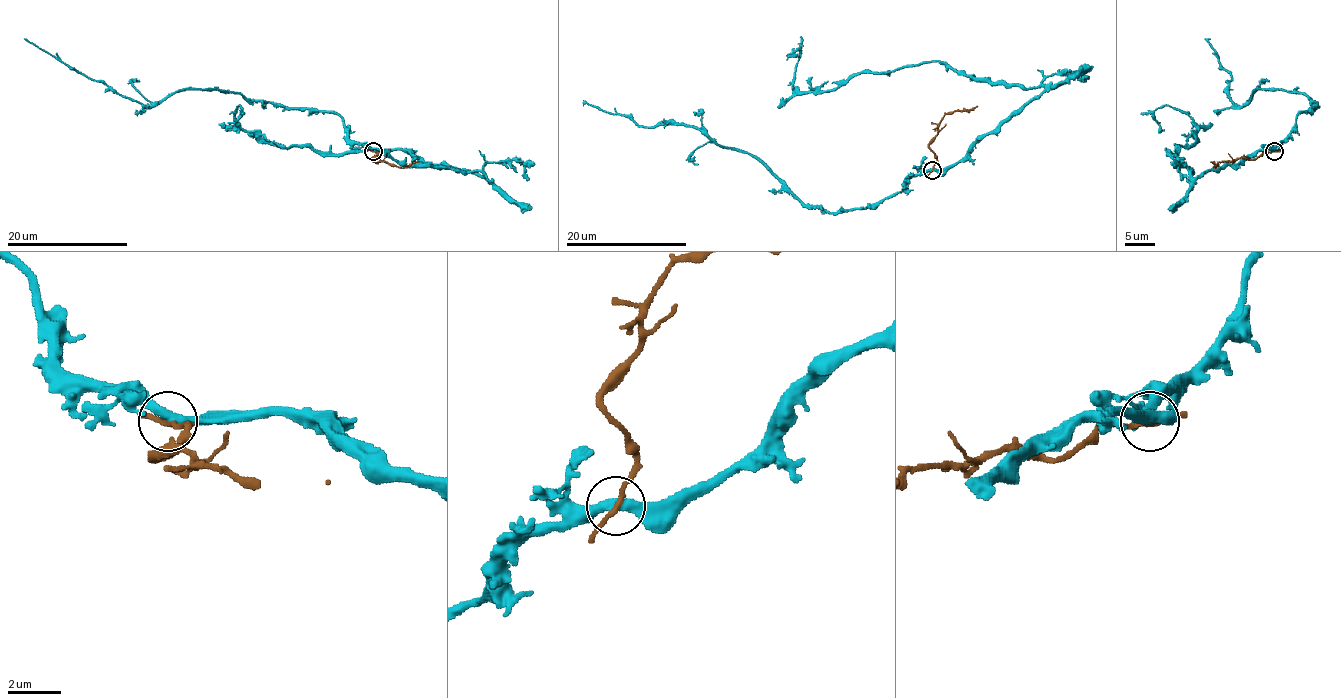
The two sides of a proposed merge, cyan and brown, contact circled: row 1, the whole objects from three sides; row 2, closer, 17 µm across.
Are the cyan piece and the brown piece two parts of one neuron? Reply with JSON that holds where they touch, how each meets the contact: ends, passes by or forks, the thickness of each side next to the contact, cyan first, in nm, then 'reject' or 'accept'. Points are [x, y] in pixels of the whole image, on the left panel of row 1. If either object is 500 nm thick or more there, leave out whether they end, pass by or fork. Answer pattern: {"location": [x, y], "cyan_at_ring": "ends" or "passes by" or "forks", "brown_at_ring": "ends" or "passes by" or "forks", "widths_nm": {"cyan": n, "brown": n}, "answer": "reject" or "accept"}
{"location": [373, 151], "cyan_at_ring": "passes by", "brown_at_ring": "passes by", "widths_nm": {"cyan": 380, "brown": 180}, "answer": "reject"}

